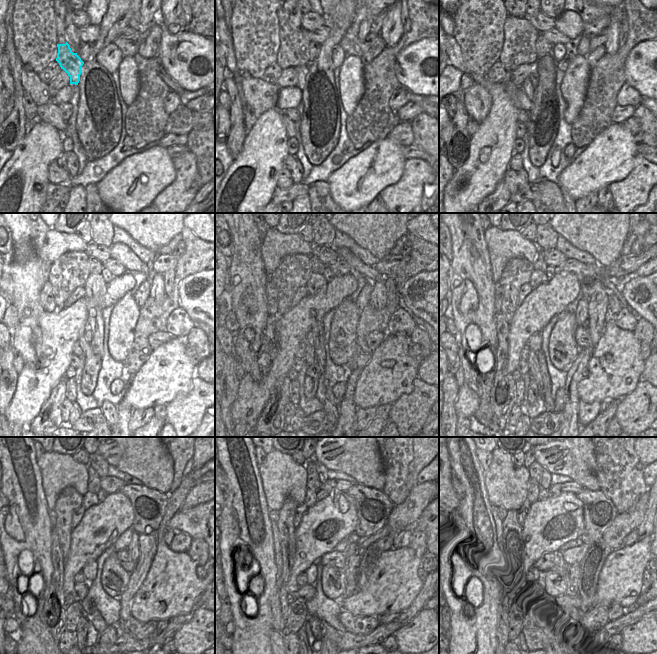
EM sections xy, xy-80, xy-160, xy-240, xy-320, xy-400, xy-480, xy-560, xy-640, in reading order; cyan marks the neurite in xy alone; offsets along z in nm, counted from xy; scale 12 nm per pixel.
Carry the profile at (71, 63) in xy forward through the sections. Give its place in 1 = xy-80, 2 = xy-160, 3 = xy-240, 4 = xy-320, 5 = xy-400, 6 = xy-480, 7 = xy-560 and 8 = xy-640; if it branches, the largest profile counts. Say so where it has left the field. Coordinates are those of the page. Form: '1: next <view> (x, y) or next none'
1: next xy-80 (302, 70)
2: next xy-160 (528, 86)
3: next xy-240 (86, 348)
4: next xy-320 (310, 357)
5: next xy-400 (533, 363)
6: next xy-480 (95, 618)
7: next xy-560 (327, 632)
8: next xy-640 (555, 640)

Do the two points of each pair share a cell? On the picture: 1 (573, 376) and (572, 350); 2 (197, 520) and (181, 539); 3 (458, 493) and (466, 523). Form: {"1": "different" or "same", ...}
{"1": "different", "2": "different", "3": "different"}

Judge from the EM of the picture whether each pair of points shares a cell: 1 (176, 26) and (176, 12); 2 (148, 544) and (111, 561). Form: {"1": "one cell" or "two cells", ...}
{"1": "one cell", "2": "two cells"}

